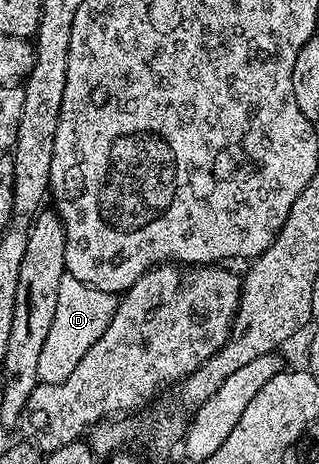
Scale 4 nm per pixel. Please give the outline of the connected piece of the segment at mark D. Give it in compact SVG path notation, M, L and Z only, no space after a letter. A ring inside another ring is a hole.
M66 275L59 282L59 302L55 305L55 322L51 322L51 331L47 333L47 342L43 342L43 354L39 354L38 381L42 384L62 384L79 366L79 358L99 342L103 330L111 322L117 309L118 297L112 292L100 292L75 277Z

